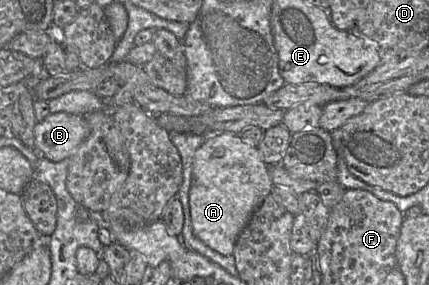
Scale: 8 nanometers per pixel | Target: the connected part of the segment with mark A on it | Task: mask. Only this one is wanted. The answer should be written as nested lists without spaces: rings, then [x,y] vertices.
[[[231,132],[207,137],[195,152],[189,191],[190,216],[194,235],[214,251],[224,256],[232,255],[240,233],[264,199],[271,194],[273,187],[270,166],[264,162],[257,147],[246,142],[241,135]]]

